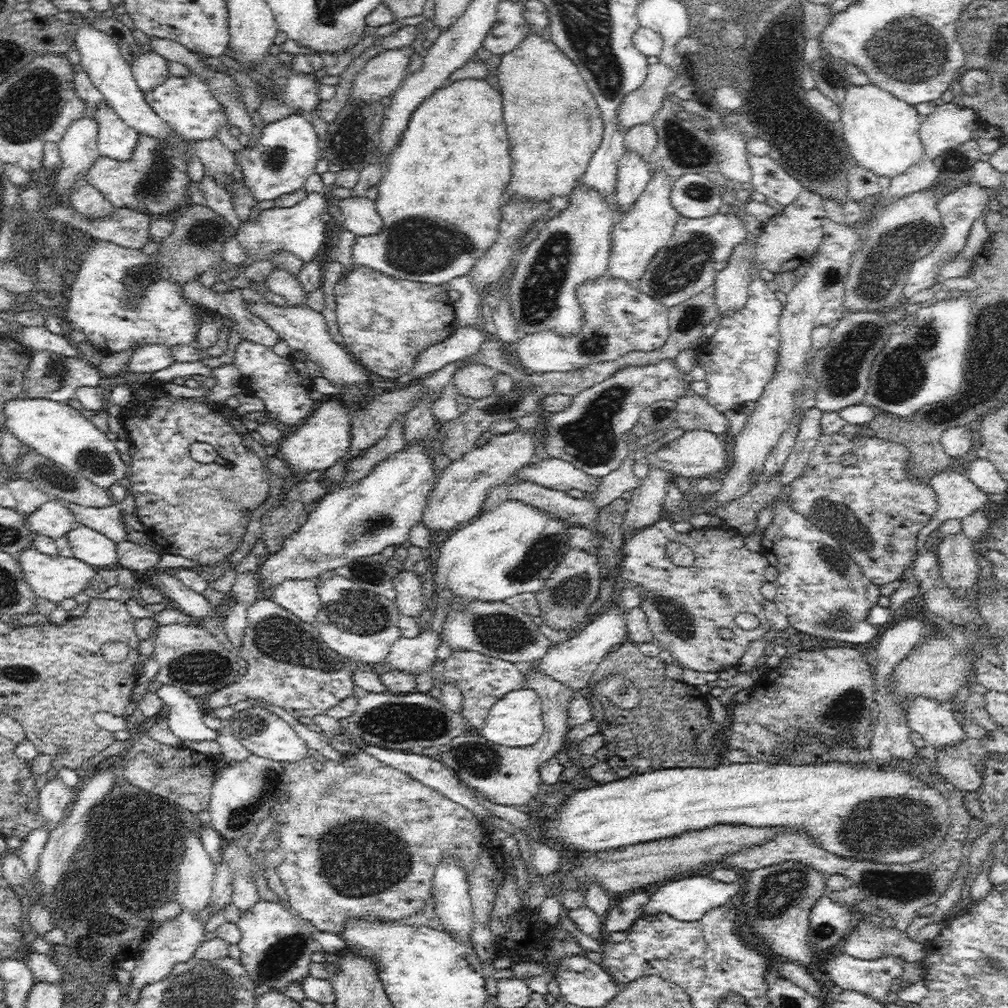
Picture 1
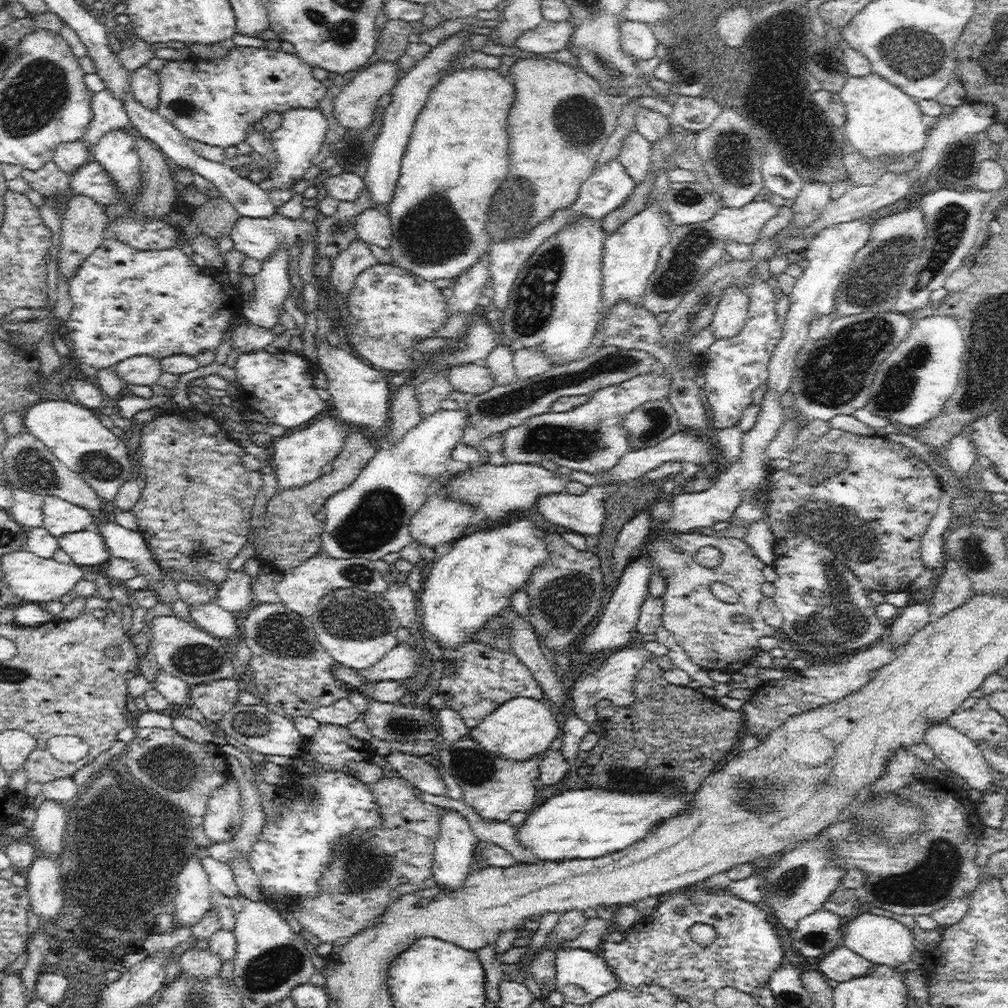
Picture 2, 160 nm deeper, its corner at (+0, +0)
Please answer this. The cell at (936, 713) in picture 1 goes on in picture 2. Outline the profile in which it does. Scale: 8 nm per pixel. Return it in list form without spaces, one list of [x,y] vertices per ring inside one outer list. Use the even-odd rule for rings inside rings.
[[[945,721],[930,724],[924,732],[924,742],[932,748],[935,757],[944,762],[954,775],[962,777],[972,789],[990,792],[994,783],[991,766],[975,741]]]

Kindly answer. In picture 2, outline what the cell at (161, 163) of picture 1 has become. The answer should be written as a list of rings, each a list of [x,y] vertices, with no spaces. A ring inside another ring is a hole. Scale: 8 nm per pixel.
[[[93,159],[69,175],[69,186],[76,194],[89,196],[103,207],[121,199],[122,192],[115,187],[103,165]]]

